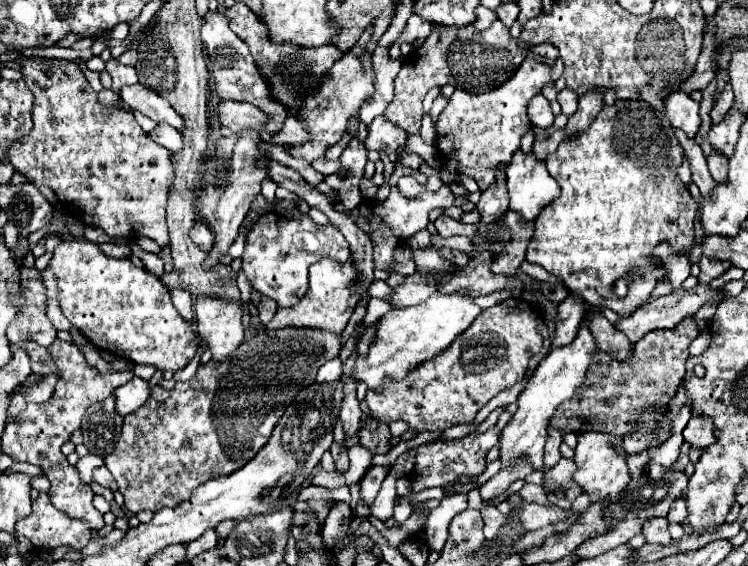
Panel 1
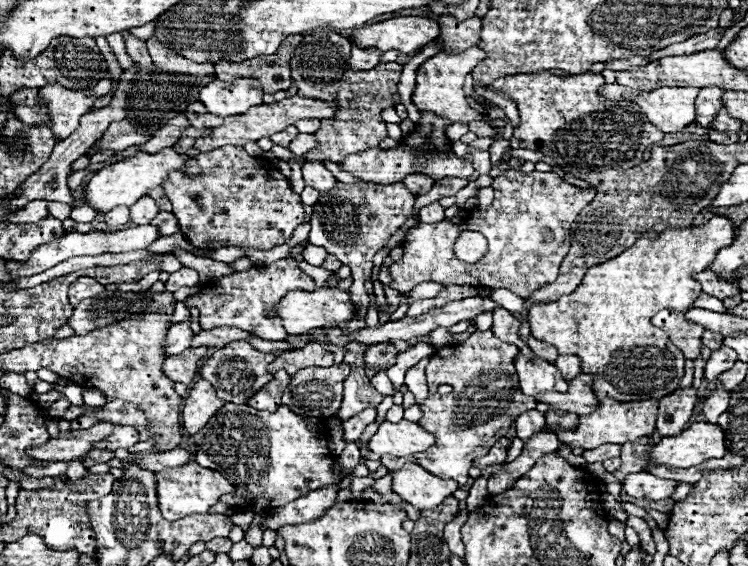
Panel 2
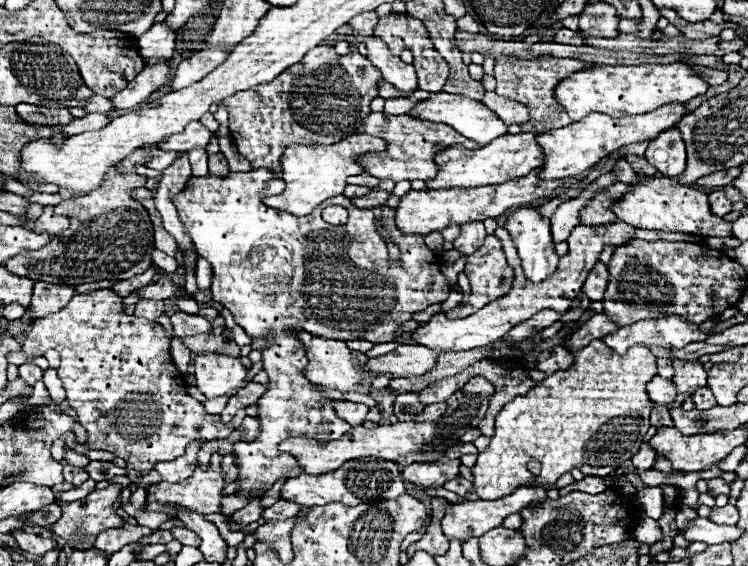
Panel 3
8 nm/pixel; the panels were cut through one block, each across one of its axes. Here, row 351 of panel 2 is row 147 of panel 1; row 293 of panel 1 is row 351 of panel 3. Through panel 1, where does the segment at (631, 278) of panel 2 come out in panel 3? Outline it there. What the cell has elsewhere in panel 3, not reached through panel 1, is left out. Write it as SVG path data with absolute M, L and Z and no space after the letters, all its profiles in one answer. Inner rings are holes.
M592 340L582 350L574 350L572 356L572 368L546 376L526 396L516 396L508 402L496 416L496 434L472 466L474 490L480 498L500 498L520 486L554 484L572 468L580 468L586 476L608 476L624 460L630 460L638 452L640 442L650 428L650 410L654 408L654 402L646 392L646 384L656 376L656 356L644 345L633 346L620 356L612 352L604 340ZM530 458L536 458L542 464L542 472L538 476L526 468Z

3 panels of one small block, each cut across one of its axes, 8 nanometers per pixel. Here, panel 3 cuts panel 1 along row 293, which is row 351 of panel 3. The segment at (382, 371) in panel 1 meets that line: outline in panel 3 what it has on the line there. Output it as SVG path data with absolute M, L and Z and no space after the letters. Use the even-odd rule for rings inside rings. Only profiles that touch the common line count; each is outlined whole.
M614 222L614 224L606 224L606 226L580 226L580 228L574 228L572 234L566 240L568 242L568 254L560 258L560 264L558 264L556 272L544 284L528 284L528 280L524 280L520 258L517 255L510 233L505 228L498 227L494 235L503 243L507 262L516 272L510 292L504 298L484 306L480 312L470 314L470 316L460 318L460 320L450 320L444 314L436 314L436 316L432 316L430 322L426 322L418 330L414 330L412 338L416 340L416 344L432 348L434 352L446 352L446 350L462 352L462 350L482 348L482 346L488 346L488 344L504 338L504 334L510 328L514 328L516 324L520 324L524 320L530 320L536 312L556 310L556 312L564 314L570 308L572 300L580 294L582 284L584 284L586 276L590 274L590 270L594 268L594 264L598 262L600 252L606 246L620 248L620 246L632 242L634 234L636 234L636 228L632 228L630 224L624 224L624 222Z

